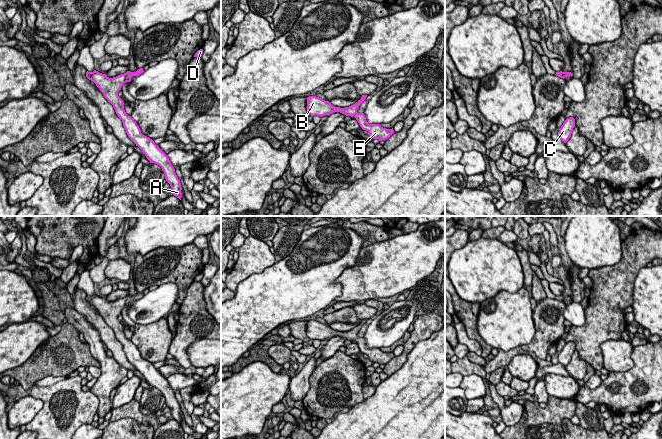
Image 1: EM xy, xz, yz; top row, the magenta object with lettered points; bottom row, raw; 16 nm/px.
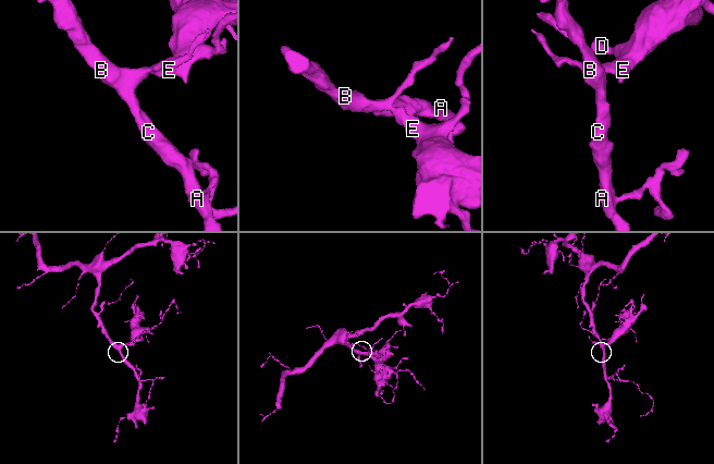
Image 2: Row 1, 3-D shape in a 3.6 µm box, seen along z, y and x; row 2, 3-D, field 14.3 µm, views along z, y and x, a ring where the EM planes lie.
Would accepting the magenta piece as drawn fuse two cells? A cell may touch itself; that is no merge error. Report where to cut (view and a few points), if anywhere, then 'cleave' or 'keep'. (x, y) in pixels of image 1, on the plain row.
no cut; keep

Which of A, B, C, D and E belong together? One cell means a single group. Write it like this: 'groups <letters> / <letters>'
groups A B C D E

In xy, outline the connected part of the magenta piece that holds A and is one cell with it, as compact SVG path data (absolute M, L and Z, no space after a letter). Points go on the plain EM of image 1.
M140 292L136 296L127 295L124 298L109 302L106 298L94 294L93 296L87 295L86 301L96 308L108 326L113 329L116 338L123 346L128 361L142 374L151 387L155 387L162 392L162 395L165 398L165 403L171 410L172 418L181 424L181 407L168 380L152 363L141 357L136 345L126 338L124 334L124 326L118 320L118 316L121 314L124 307L130 306L132 300L137 301L143 296L143 292Z

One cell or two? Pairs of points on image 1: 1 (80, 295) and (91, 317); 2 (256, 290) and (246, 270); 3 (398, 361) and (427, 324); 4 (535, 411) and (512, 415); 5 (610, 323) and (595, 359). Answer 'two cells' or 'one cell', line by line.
1: one cell
2: two cells
3: one cell
4: two cells
5: one cell

